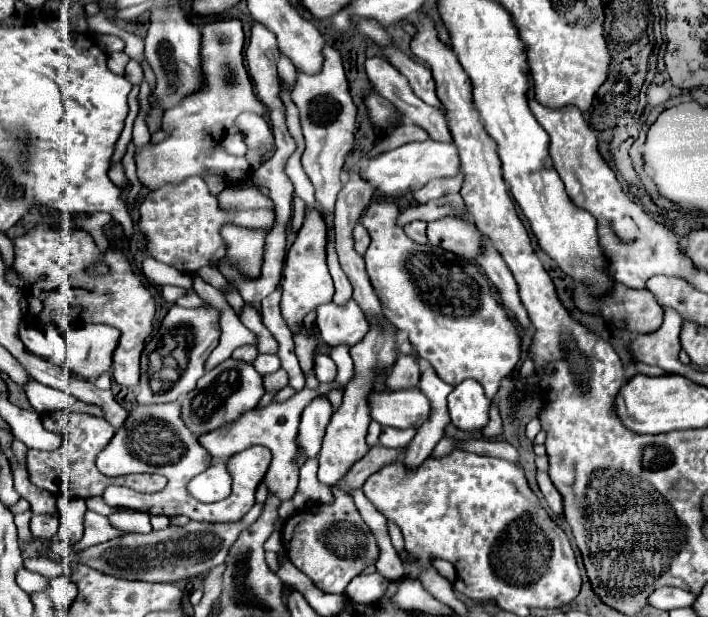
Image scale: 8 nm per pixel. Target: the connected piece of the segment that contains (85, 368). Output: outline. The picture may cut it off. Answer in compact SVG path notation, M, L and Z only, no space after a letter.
M81 325L67 333L69 357L67 373L95 381L111 369L113 351L119 341L119 331L109 325Z

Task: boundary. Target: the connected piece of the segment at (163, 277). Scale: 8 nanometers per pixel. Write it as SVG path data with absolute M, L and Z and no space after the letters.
M153 257L143 259L143 273L157 285L179 285L185 289L193 287L193 277L187 273L177 271L171 265L165 265Z

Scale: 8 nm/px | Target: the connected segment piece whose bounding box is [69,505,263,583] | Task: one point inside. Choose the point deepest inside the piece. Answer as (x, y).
(176, 553)

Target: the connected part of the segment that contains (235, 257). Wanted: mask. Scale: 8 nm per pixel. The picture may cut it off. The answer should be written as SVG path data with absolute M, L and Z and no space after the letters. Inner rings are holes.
M225 225L221 235L225 237L225 241L229 245L227 257L241 267L243 275L247 275L251 279L259 277L263 245L265 245L267 233L251 231L251 229L243 229L243 227L235 227L235 225Z

